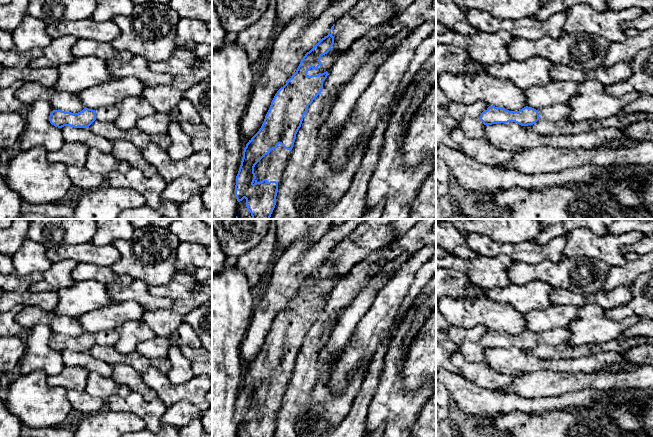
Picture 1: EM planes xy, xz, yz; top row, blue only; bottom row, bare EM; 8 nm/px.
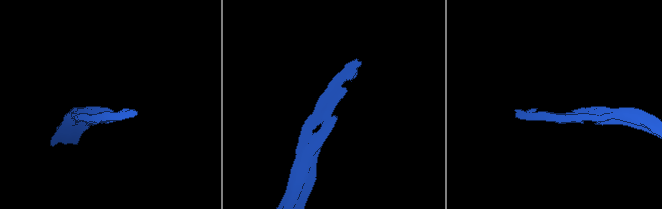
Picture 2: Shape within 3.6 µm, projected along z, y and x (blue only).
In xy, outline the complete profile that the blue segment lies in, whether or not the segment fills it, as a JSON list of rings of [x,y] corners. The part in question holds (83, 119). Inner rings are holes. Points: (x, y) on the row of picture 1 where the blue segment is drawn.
[[[104,106],[96,110],[84,108],[78,113],[53,110],[49,116],[52,125],[58,128],[70,126],[74,128],[89,128],[95,121],[113,122],[118,116],[118,109],[115,106]]]

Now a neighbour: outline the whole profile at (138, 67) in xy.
[[[134,56],[130,61],[112,59],[107,62],[110,74],[114,78],[134,77],[145,86],[170,85],[173,75],[158,73],[149,68],[149,62],[141,56]]]

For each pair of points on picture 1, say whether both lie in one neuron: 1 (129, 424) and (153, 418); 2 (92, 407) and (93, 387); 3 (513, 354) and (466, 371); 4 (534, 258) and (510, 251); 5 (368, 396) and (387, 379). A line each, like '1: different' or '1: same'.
1: different
2: different
3: different
4: same
5: different

